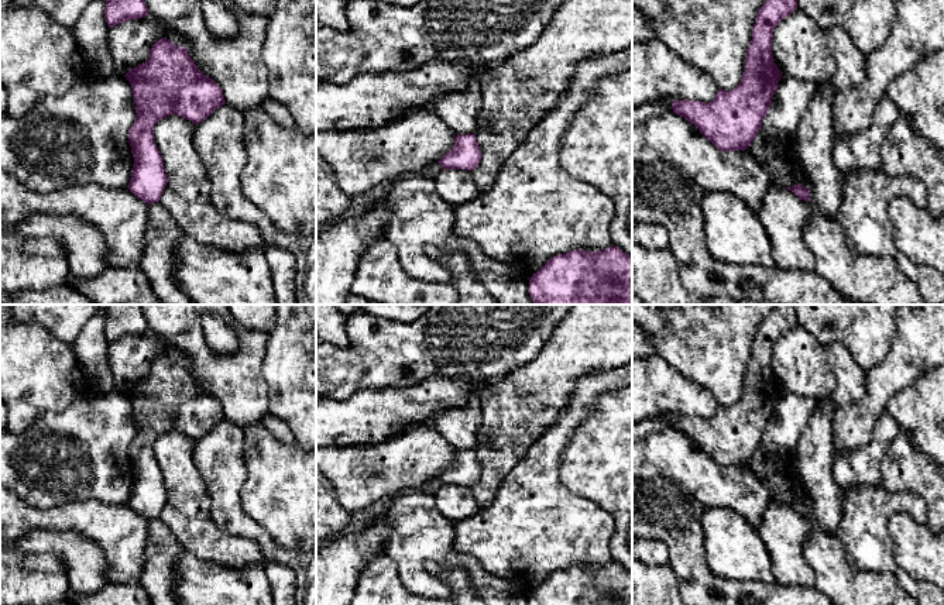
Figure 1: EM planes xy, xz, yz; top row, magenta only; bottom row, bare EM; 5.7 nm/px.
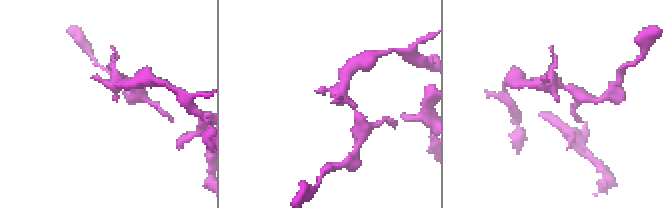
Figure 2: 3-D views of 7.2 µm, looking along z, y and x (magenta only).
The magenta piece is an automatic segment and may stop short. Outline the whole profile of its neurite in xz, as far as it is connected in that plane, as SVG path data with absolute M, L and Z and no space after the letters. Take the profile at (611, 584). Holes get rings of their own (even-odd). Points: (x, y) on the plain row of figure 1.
M615 561L603 567L559 570L531 592L529 605L632 605L632 573Z

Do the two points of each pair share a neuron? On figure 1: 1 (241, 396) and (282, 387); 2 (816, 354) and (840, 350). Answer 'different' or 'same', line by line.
1: different
2: different

